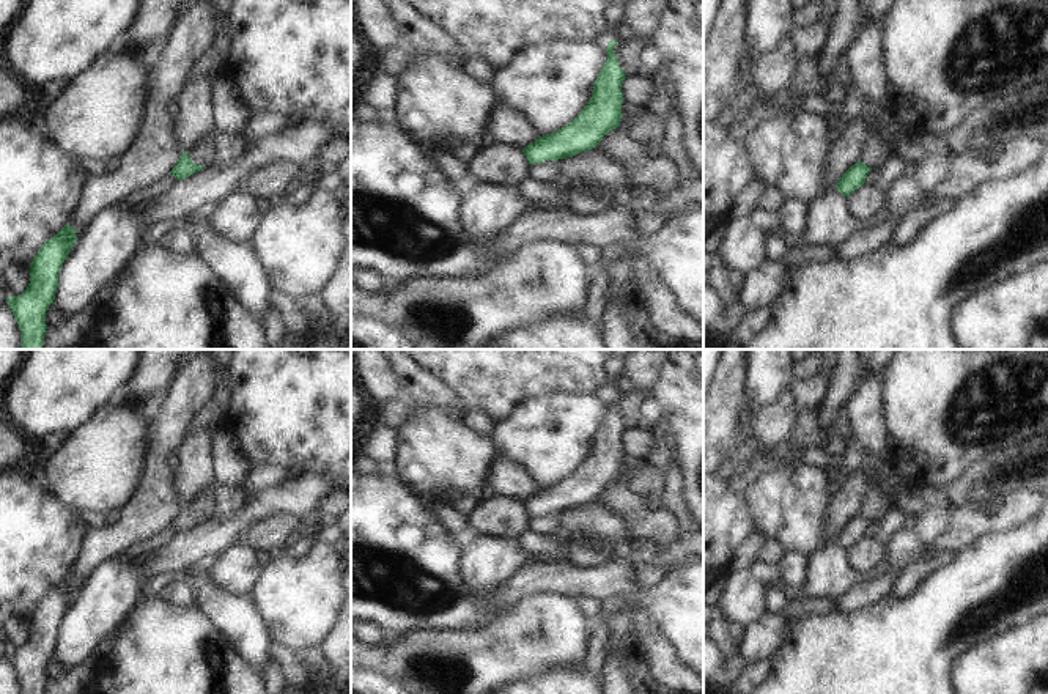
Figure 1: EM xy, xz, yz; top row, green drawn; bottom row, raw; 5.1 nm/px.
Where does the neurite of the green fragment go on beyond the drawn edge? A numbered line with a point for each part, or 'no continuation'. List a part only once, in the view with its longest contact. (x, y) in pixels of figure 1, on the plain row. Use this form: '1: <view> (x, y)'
no continuation

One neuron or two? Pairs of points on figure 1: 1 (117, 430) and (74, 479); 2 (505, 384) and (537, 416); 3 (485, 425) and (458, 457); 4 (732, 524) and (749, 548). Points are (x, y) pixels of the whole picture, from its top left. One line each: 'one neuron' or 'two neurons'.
1: one neuron
2: two neurons
3: two neurons
4: two neurons

